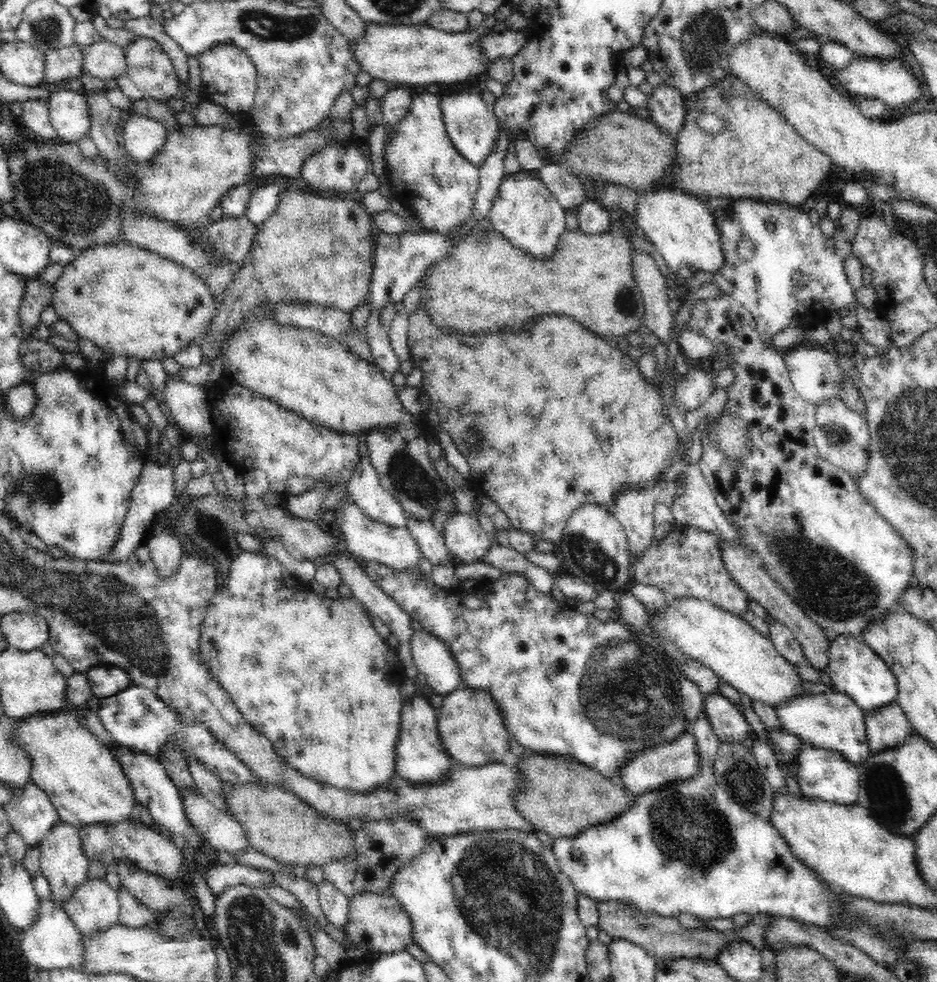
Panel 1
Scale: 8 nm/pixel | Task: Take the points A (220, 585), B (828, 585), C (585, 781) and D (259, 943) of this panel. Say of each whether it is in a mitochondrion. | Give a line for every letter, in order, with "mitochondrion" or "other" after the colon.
A: other
B: mitochondrion
C: other
D: mitochondrion

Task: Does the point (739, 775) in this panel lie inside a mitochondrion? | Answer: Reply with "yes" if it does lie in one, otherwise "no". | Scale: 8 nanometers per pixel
yes

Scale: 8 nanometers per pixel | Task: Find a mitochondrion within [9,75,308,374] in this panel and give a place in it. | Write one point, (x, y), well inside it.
(76, 203)

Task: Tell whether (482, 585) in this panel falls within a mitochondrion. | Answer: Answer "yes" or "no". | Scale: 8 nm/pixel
no

